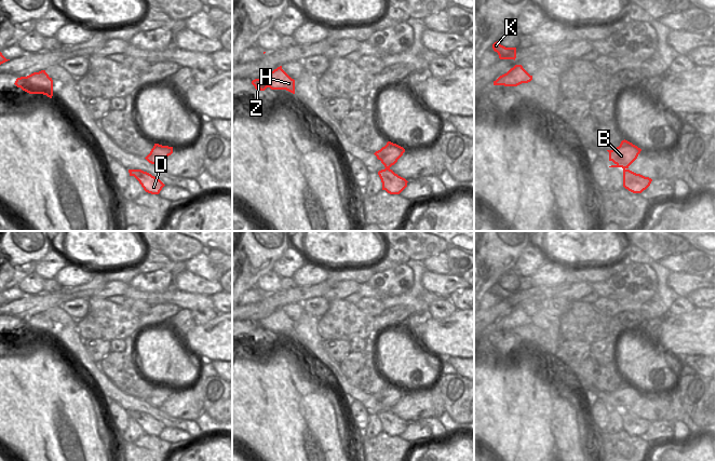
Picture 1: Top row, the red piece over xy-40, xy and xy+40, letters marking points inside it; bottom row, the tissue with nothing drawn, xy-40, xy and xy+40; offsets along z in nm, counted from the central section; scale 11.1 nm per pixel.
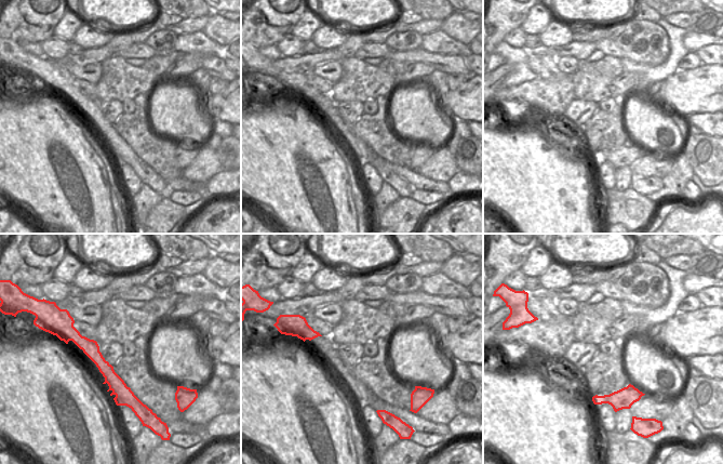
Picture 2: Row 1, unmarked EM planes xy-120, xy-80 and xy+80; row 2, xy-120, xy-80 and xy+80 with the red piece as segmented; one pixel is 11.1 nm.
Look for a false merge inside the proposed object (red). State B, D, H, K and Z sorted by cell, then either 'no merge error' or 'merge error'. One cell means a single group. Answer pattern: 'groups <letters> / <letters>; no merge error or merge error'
groups B / D H K Z; merge error

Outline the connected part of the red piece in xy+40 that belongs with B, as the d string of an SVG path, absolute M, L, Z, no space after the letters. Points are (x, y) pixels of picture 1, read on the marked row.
M624 139L619 147L607 151L609 152L609 161L614 163L609 167L622 167L625 170L637 159L641 149Z

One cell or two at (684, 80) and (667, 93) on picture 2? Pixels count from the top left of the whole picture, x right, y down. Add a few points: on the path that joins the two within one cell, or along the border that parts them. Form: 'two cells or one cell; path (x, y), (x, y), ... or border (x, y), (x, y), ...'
one cell; path (680, 84), (671, 93)

